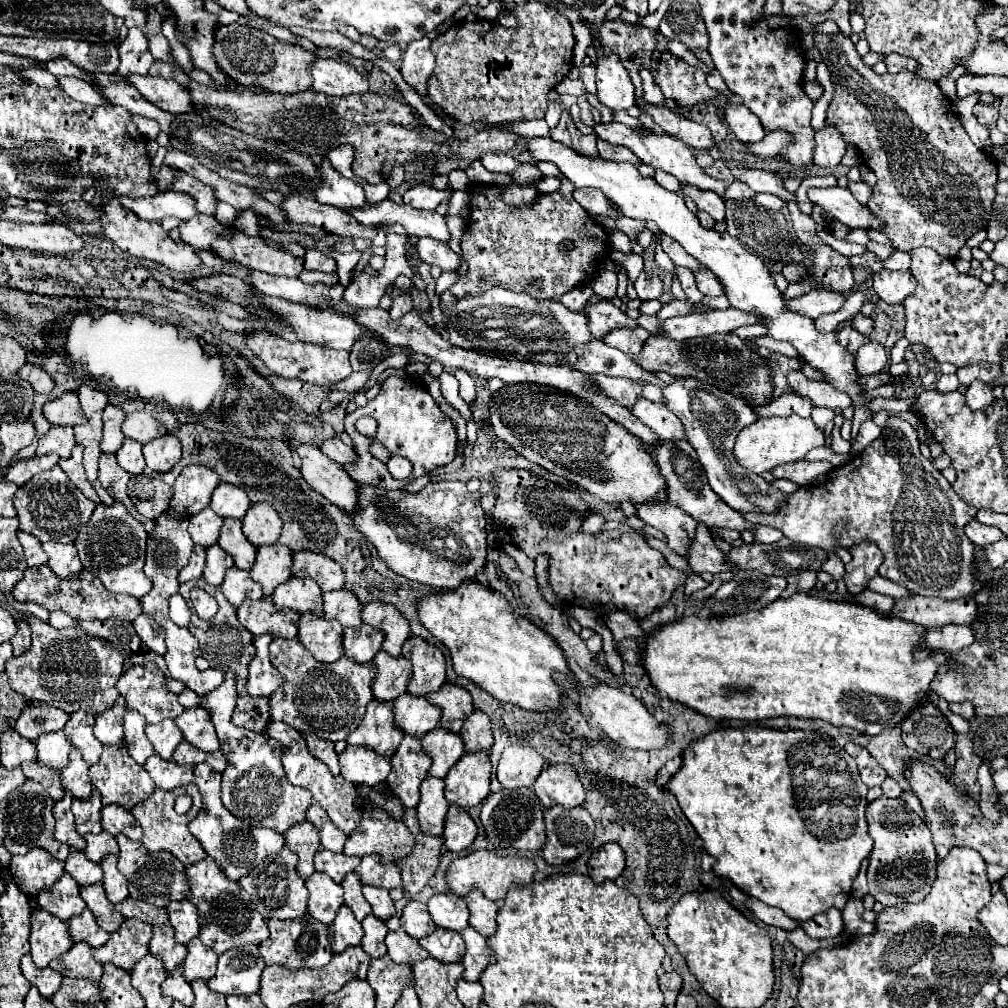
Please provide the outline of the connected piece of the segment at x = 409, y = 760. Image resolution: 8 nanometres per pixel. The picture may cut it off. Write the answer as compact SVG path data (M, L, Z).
M404 736L402 744L392 756L392 772L386 778L388 786L402 798L404 806L416 808L420 794L418 786L428 776L430 756L422 750L420 740L414 736Z

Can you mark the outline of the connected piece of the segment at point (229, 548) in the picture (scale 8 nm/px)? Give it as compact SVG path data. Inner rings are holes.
M224 520L218 544L234 558L236 568L250 570L256 560L256 548L252 548L252 544L248 544L248 540L240 528L242 528L240 520Z

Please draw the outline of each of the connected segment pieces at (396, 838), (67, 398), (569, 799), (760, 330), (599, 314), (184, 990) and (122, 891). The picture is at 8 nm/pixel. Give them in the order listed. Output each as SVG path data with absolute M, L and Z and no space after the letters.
M364 806L360 828L356 828L356 832L352 832L346 840L342 854L360 858L378 854L384 864L390 864L402 856L408 856L412 846L414 836L402 822L392 820L386 812L380 812L380 808Z
M66 392L54 402L48 402L44 406L44 416L52 426L78 426L86 420L84 412L80 410L76 392Z
M566 764L546 766L534 784L534 792L546 808L552 808L556 804L562 808L576 808L584 804L582 782Z
M752 324L752 326L744 326L744 328L736 328L734 332L738 338L748 340L748 338L756 338L756 336L766 336L764 326L762 324Z
M602 300L594 306L586 306L584 312L588 314L588 324L592 328L592 334L602 340L606 332L620 328L620 326L636 326L636 320L628 318L620 308L612 306L608 300Z
M178 966L174 972L170 972L168 978L162 982L162 994L182 1002L184 1006L192 1006L194 992L192 992L190 984L182 976L182 966Z
M106 856L102 860L102 870L104 870L104 890L106 890L106 898L112 902L112 904L118 904L122 900L128 898L128 888L126 888L126 880L124 876L120 876L118 868L116 868L116 860L118 856Z

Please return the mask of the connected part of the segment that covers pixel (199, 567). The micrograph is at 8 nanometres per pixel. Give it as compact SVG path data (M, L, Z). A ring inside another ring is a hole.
M194 546L188 564L178 574L178 582L186 584L186 582L192 582L192 580L200 580L204 576L204 566L206 566L204 548L202 546Z

